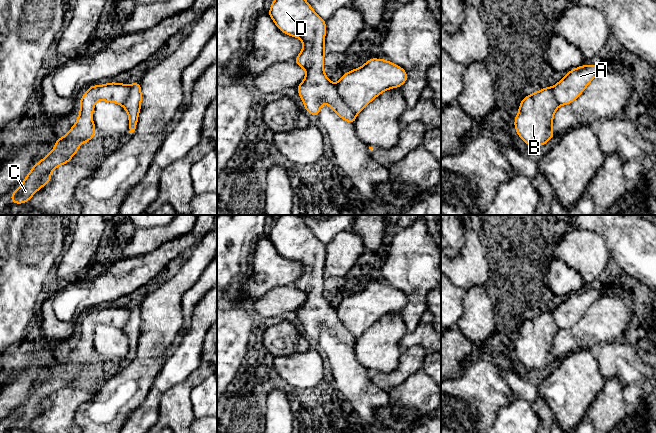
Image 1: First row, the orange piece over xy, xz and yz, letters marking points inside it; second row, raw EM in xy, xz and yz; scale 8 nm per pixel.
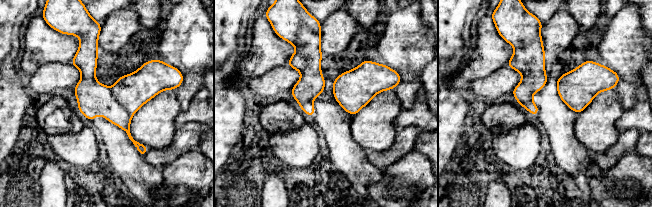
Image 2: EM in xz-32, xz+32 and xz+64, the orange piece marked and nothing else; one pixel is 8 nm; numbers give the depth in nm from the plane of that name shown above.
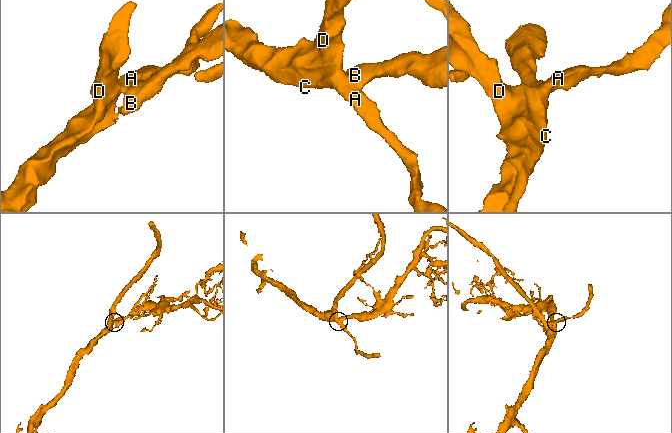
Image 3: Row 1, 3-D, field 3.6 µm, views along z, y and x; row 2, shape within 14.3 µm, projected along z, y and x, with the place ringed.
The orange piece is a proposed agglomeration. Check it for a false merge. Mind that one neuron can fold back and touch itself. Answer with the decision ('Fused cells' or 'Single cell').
Single cell

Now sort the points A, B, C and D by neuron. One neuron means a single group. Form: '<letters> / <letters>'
A B C D

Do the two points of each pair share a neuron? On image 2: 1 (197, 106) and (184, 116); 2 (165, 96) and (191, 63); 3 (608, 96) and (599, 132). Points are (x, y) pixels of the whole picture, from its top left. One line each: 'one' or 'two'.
1: one
2: two
3: one

